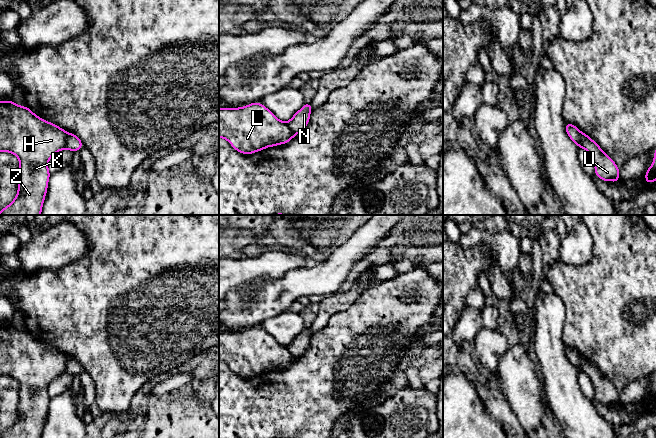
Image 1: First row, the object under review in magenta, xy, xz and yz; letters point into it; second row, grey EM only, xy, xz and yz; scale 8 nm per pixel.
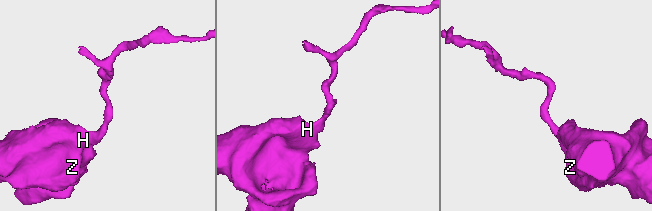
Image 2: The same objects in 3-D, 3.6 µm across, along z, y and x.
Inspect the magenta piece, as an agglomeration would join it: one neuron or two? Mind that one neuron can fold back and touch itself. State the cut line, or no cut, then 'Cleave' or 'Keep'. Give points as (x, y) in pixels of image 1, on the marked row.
Split along yz (579, 131), (581, 147). Cleave

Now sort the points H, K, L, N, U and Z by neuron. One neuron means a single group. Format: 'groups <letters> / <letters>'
groups H K L U Z / N

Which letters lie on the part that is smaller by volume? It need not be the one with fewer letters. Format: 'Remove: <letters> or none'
Remove: H, K, L, U, Z

